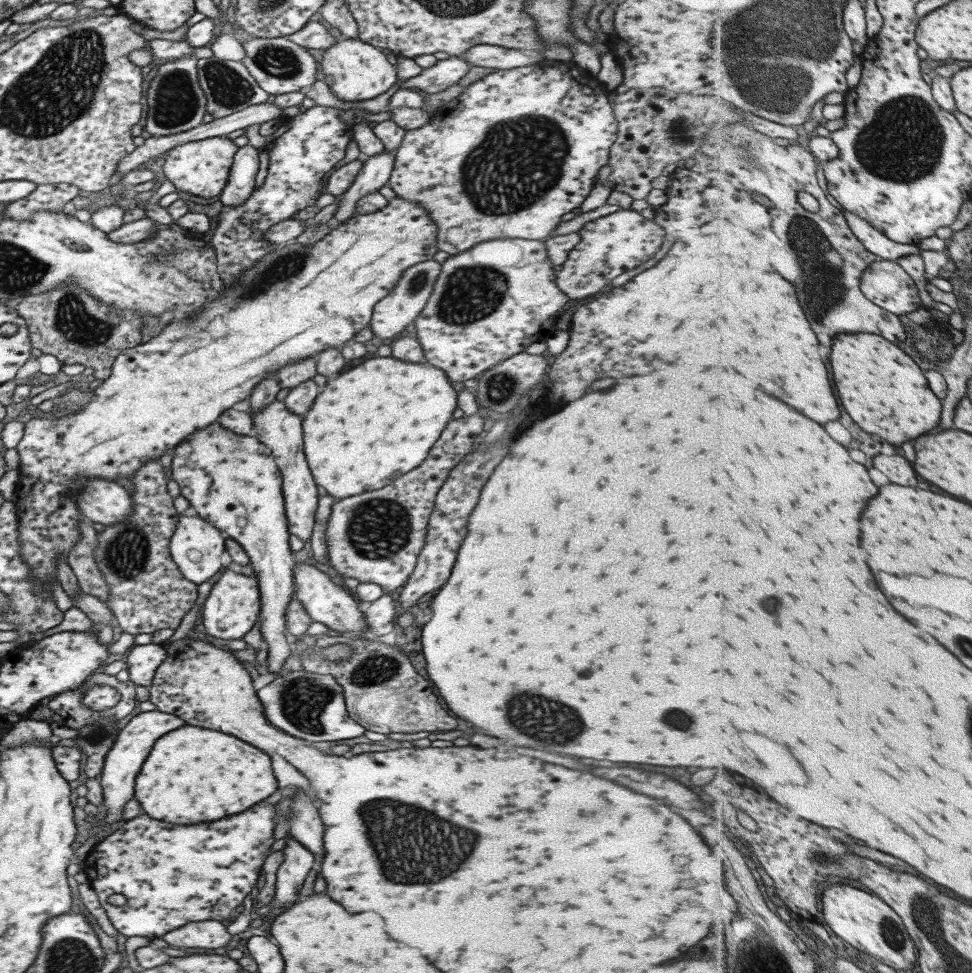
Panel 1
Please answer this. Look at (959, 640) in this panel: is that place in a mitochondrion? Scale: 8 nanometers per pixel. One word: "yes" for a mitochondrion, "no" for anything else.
yes

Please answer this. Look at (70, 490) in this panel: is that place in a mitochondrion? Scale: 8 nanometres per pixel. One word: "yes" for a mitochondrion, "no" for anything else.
yes

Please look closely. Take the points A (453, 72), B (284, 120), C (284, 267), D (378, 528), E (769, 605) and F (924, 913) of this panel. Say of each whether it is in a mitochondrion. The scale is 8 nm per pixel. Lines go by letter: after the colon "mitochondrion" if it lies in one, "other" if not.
A: other
B: other
C: mitochondrion
D: mitochondrion
E: mitochondrion
F: mitochondrion

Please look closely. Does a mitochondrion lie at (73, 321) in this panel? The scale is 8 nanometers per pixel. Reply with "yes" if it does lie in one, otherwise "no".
yes

